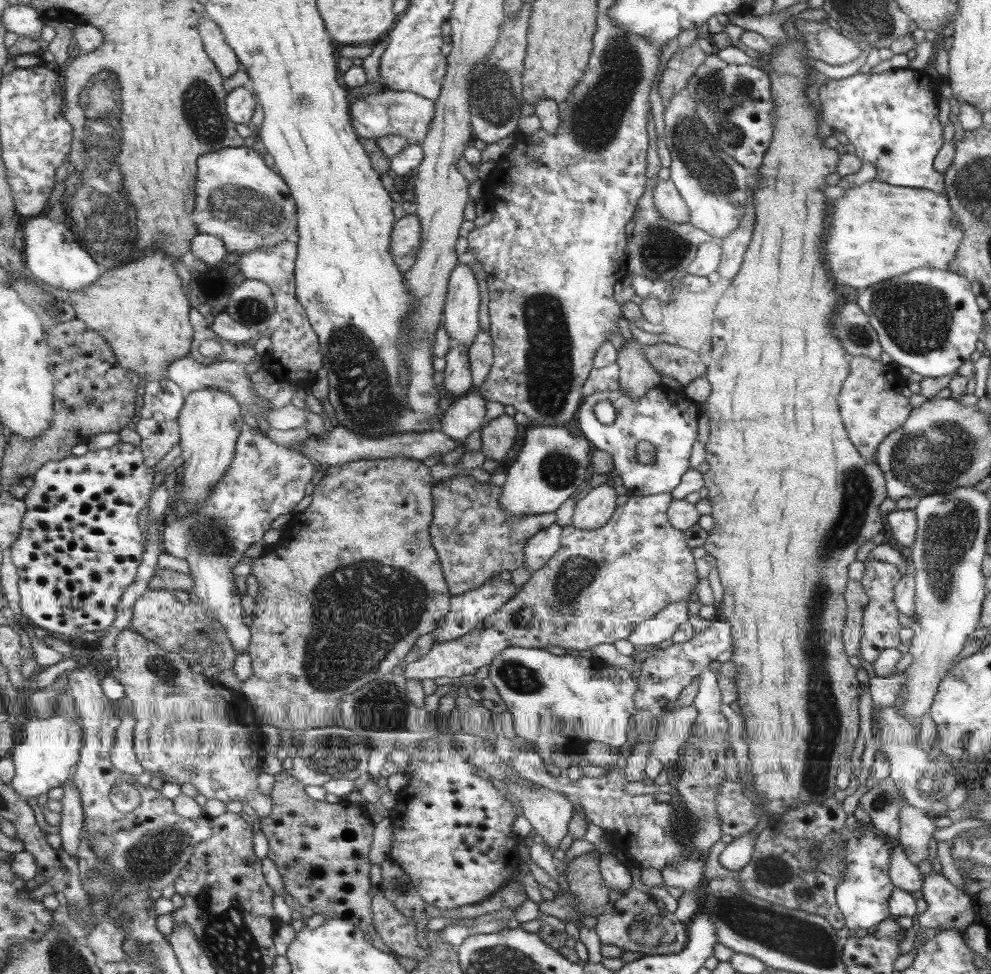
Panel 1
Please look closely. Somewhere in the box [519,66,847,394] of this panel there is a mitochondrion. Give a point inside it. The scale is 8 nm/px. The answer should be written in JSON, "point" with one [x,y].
{"point":[713,174]}

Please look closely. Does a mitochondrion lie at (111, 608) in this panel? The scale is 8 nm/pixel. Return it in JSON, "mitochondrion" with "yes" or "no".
{"mitochondrion":"no"}

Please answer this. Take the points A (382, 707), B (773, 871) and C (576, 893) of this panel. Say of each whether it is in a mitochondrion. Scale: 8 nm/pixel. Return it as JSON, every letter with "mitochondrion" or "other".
{"A":"mitochondrion","B":"mitochondrion","C":"other"}

